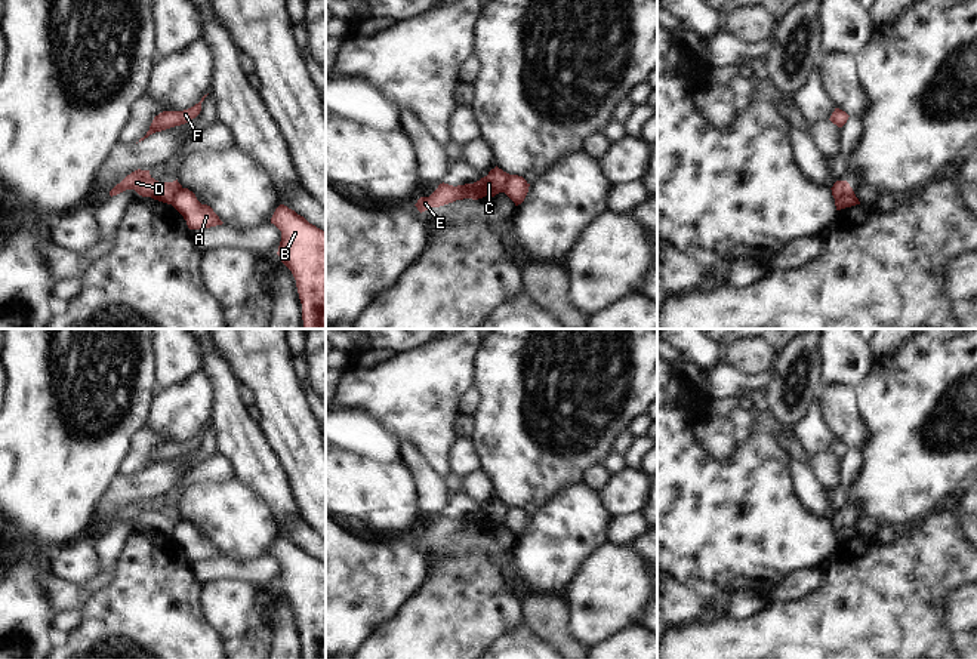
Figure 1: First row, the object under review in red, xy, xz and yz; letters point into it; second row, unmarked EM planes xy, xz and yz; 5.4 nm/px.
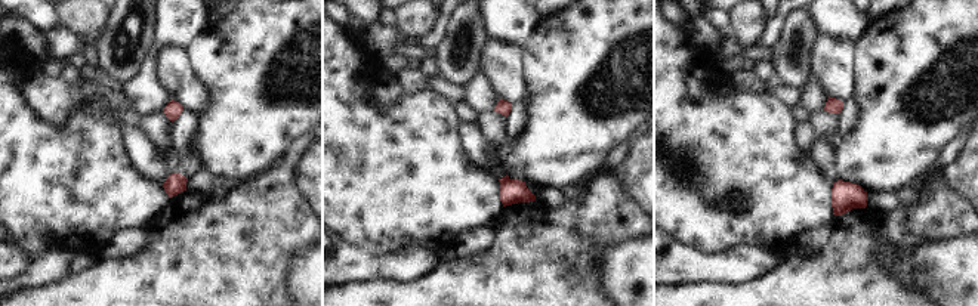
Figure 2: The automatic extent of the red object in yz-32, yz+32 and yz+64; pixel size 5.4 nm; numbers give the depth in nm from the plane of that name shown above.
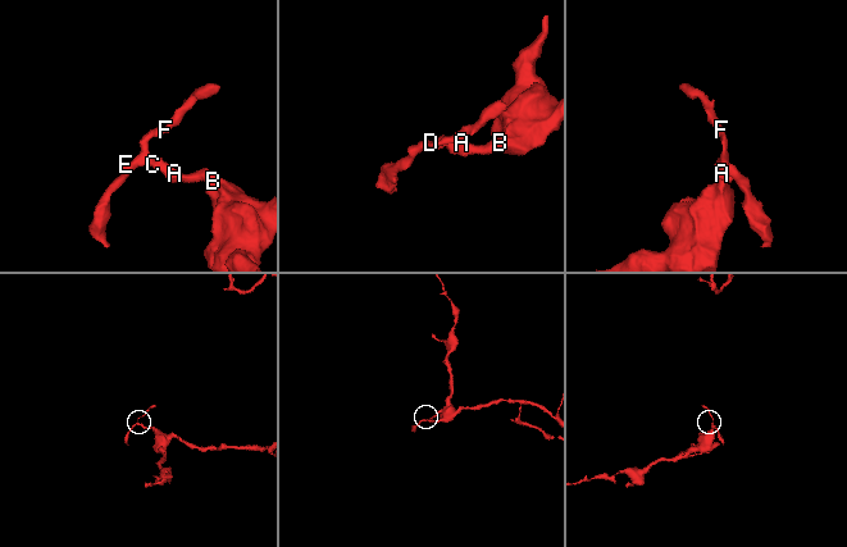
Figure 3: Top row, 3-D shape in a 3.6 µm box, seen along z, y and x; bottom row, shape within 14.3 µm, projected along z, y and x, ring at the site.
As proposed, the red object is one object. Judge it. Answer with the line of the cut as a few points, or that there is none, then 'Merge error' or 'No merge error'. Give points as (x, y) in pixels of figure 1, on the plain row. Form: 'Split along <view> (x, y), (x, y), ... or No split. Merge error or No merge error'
Split along xz (509, 507), (502, 523). Merge error

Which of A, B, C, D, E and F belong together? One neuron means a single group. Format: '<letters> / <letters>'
A B / C D E F

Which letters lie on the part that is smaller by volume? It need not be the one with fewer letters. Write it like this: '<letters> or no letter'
C, D, E, F

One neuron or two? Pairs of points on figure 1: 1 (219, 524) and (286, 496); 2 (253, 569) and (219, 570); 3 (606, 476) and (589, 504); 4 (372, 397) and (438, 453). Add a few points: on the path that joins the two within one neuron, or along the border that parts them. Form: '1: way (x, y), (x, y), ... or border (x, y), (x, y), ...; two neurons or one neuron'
1: border (243, 479), (265, 499), (283, 535); two neurons
2: way (244, 569), (228, 569); one neuron
3: border (583, 482), (600, 493); two neurons
4: way (390, 402), (424, 436); one neuron

